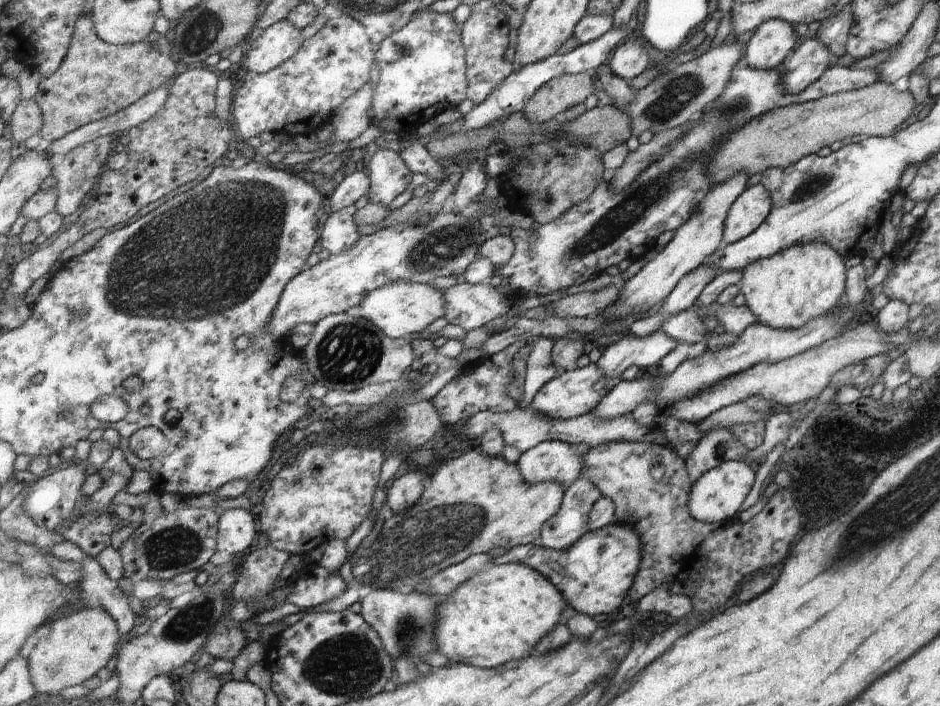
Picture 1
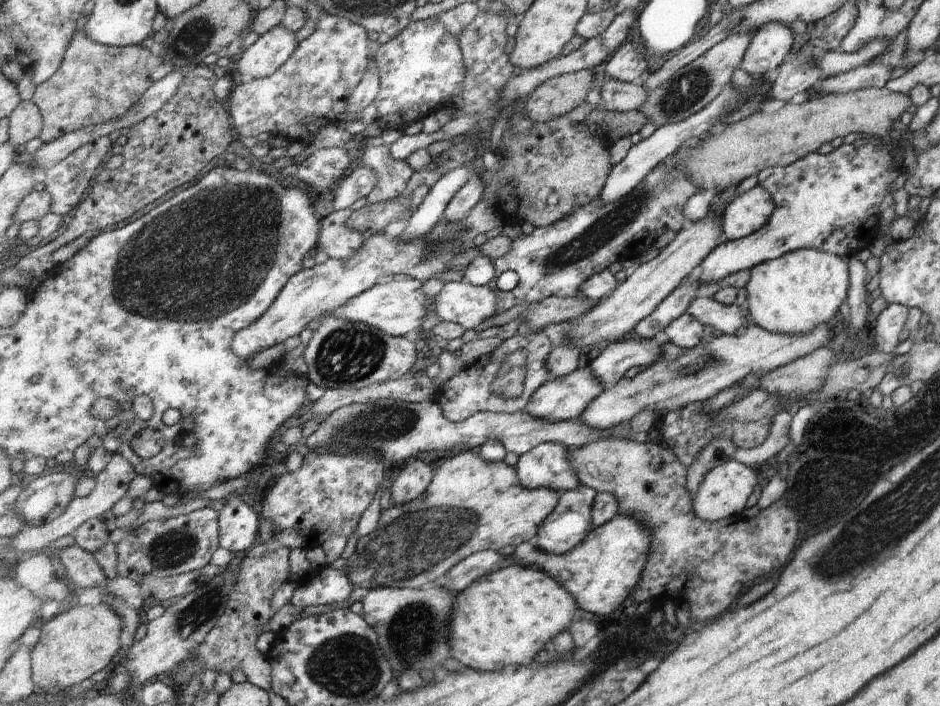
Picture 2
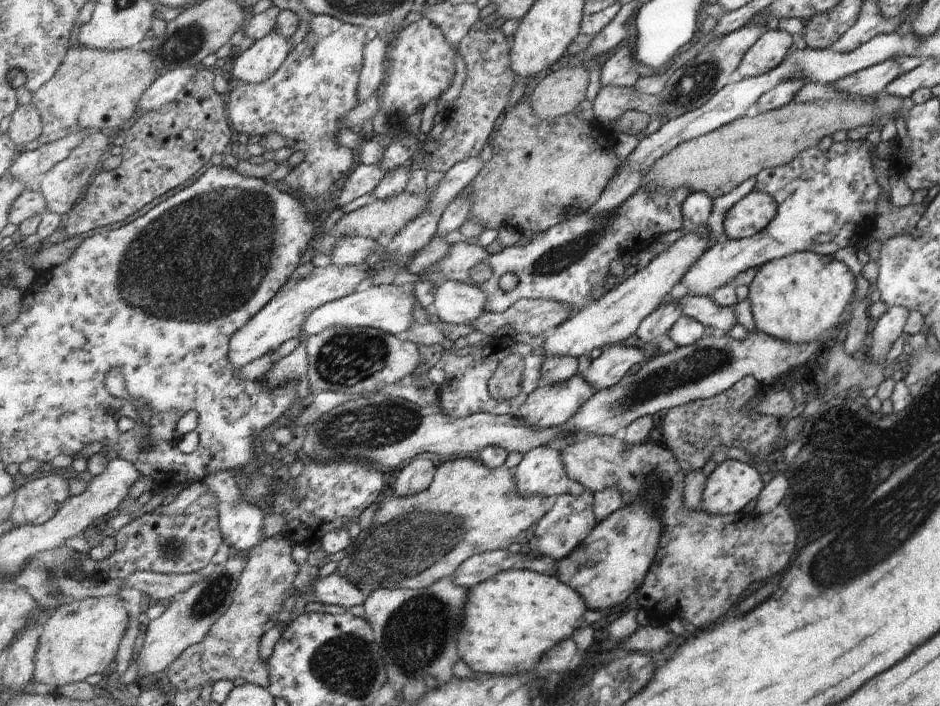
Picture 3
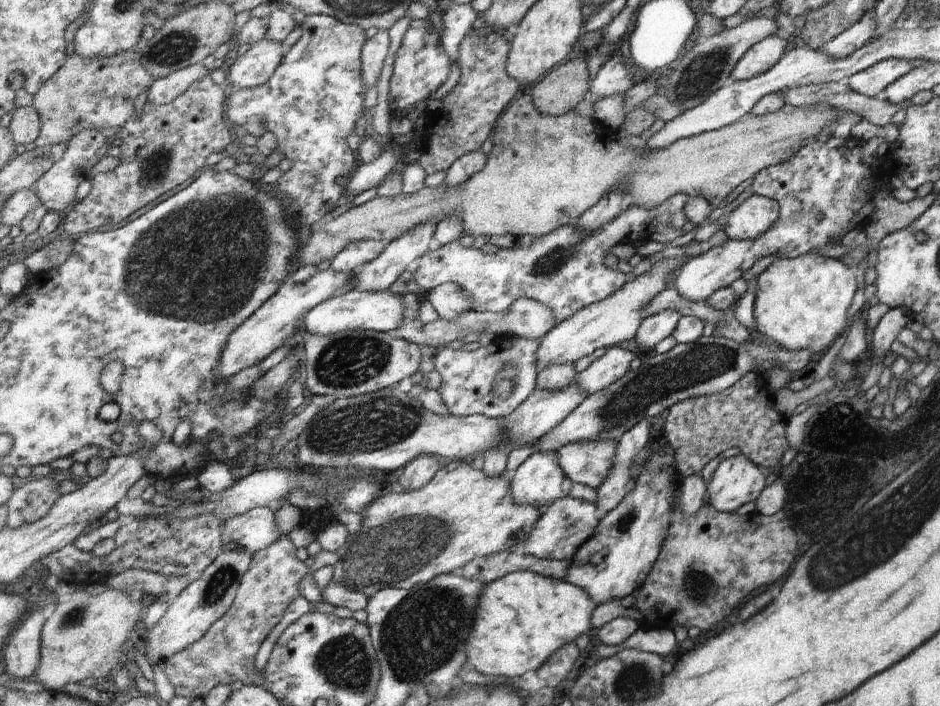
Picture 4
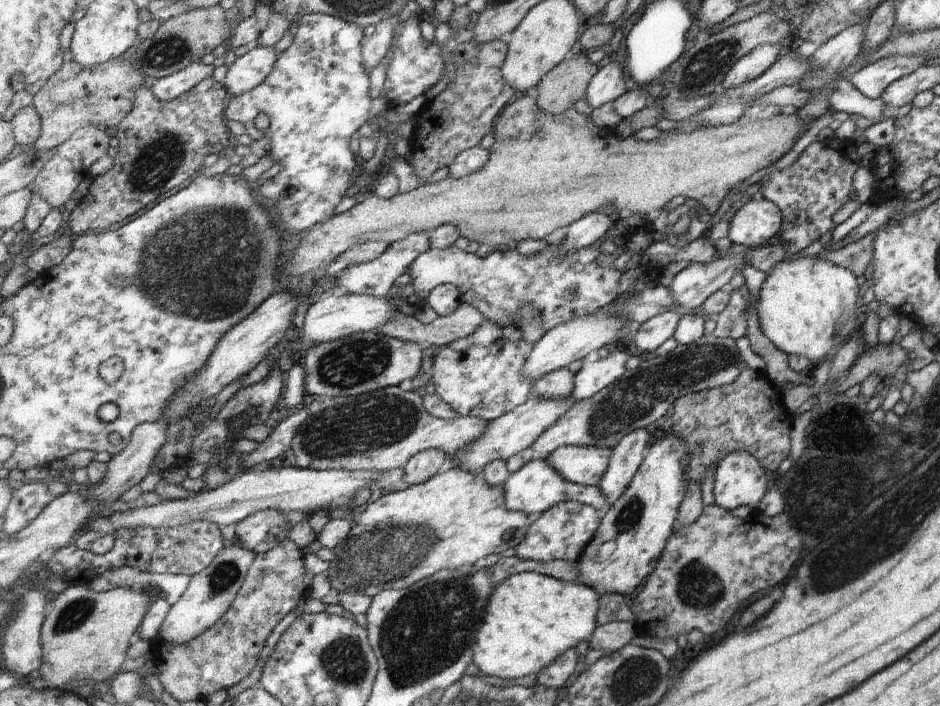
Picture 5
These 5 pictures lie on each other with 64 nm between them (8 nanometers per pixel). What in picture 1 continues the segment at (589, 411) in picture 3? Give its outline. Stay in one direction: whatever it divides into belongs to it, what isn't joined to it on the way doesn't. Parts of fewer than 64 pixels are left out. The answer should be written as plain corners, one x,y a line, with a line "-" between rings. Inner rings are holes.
847,306
841,310
831,310
820,317
813,317
804,325
794,329
774,329
761,324
748,326
727,347
716,351
705,350
699,358
683,361
671,374
665,374
657,367
642,371
631,381
619,380
612,388
611,393
597,404
597,408
593,412
597,412
597,416
603,420
613,420
613,418
627,413
632,414
637,406
647,401
654,402
661,411
666,411
676,402
695,396
704,388
723,381
727,377
731,377
732,374
740,373
741,370
764,362
774,363
788,359
804,350
819,346
843,332
843,327
853,326
852,321
854,321
854,312

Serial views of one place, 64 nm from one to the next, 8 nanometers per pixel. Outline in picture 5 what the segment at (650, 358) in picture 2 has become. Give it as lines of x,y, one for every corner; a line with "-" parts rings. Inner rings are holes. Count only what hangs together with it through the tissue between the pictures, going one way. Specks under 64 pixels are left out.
615,349
604,359
594,362
583,360
582,368
574,375
571,397
584,401
617,382
627,372
629,358
631,356
627,352

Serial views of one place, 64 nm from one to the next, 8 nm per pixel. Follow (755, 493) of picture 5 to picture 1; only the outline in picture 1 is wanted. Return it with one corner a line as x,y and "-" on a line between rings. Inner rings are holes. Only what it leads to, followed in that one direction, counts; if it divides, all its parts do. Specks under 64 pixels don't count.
722,461
708,471
701,474
701,478
694,482
692,492
688,500
688,509
692,517
702,523
716,523
731,519
731,514
735,514
747,496
749,488
753,484
753,472
749,470
749,464
741,461

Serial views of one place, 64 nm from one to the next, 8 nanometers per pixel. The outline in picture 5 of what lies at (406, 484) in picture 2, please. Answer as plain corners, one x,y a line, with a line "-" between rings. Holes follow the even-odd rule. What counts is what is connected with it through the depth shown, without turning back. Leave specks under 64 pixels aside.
435,449
416,454
405,466
404,481
408,486
420,485
431,480
447,468
449,458

